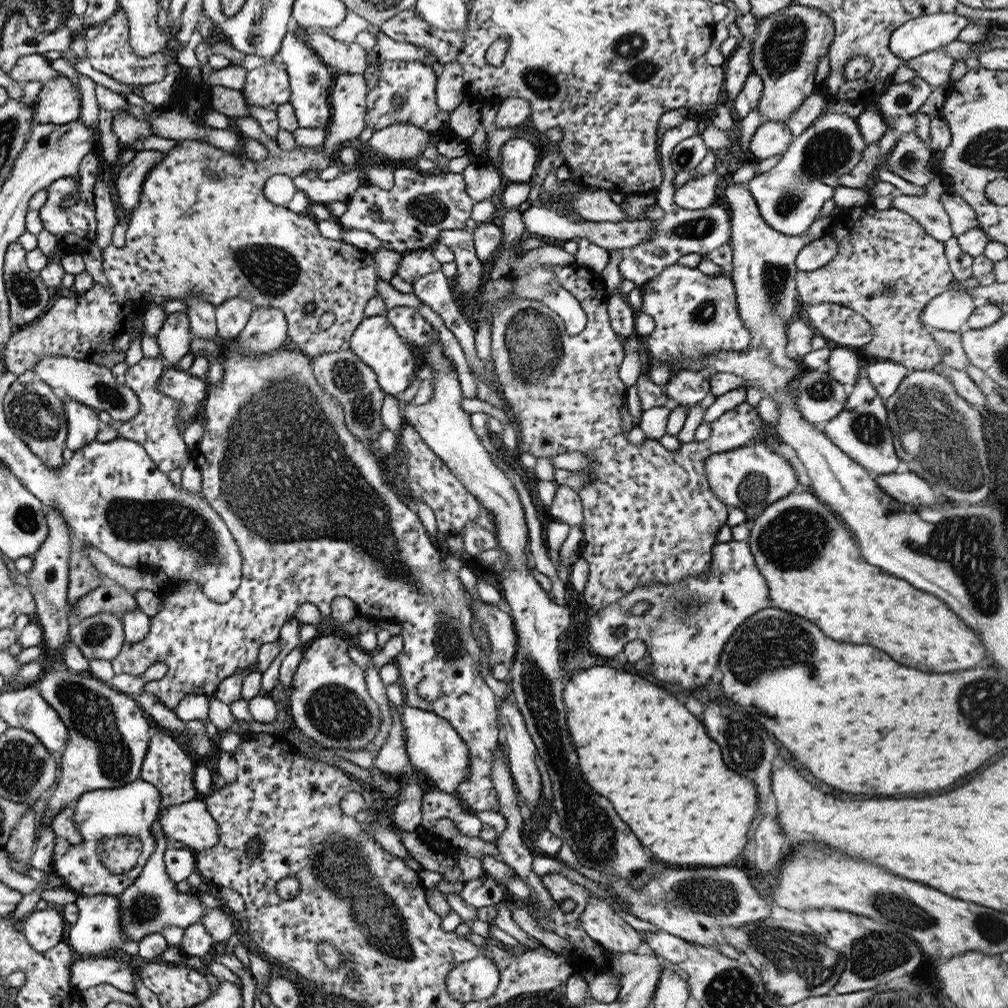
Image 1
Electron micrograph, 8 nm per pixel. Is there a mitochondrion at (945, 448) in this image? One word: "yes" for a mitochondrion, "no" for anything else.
yes

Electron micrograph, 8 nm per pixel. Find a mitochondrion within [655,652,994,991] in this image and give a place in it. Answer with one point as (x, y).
(878, 952)

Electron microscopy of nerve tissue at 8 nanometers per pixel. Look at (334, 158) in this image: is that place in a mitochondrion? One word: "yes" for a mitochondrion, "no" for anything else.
no

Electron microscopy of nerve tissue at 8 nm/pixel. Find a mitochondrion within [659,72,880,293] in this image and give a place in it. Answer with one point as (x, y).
(827, 151)

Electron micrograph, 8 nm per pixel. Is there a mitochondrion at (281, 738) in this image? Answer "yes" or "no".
no

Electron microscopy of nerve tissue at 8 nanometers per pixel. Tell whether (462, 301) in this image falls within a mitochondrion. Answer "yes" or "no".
no

